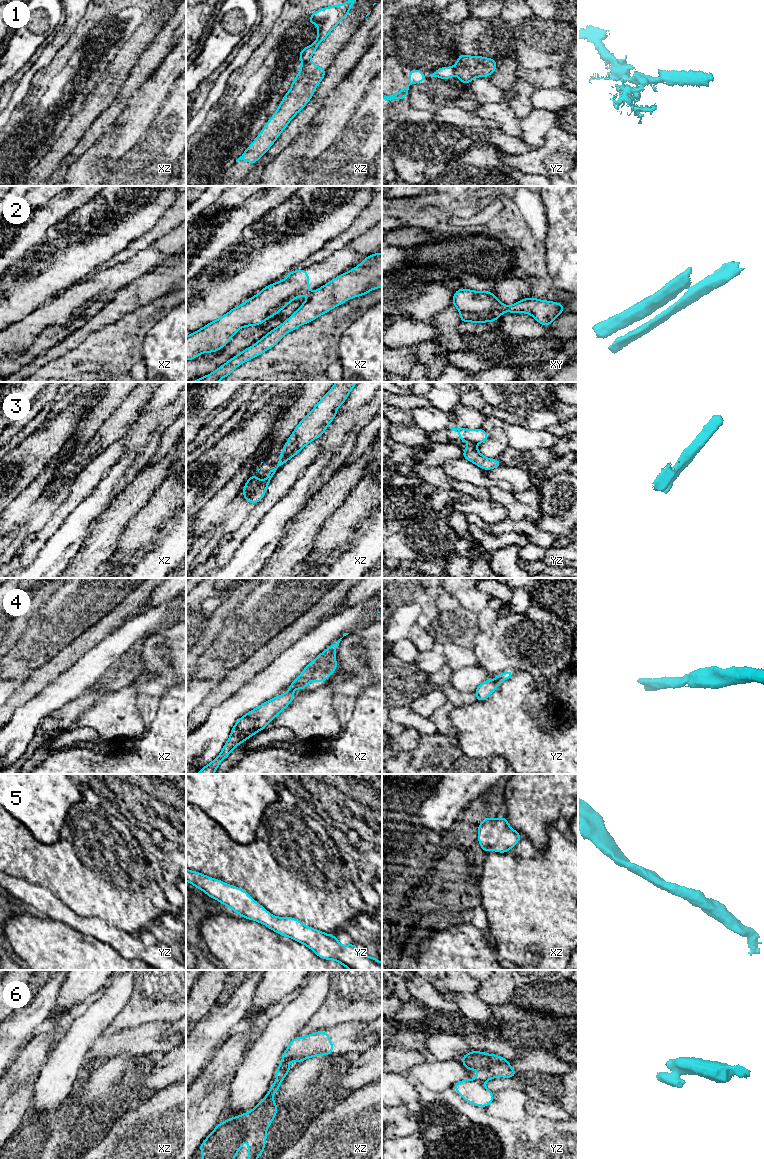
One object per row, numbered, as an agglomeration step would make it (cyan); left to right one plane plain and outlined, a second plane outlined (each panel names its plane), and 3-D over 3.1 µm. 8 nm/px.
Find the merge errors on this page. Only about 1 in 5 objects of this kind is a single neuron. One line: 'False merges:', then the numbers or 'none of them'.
False merges: 1, 2, 3, 6

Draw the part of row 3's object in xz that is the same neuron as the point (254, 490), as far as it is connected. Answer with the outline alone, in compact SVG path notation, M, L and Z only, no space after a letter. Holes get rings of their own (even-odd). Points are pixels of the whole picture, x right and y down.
M278 469L266 471L269 475L267 479L257 479L256 472L246 481L245 486L243 487L243 498L245 498L248 503L257 504L260 500L262 500L266 494L267 486L270 484L272 477L276 474Z

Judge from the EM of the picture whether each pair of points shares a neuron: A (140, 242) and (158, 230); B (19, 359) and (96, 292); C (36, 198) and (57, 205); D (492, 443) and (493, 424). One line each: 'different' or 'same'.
A: same
B: different
C: different
D: same

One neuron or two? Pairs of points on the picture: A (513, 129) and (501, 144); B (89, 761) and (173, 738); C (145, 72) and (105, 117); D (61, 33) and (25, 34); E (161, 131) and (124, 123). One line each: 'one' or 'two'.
A: two
B: one
C: one
D: two
E: two

